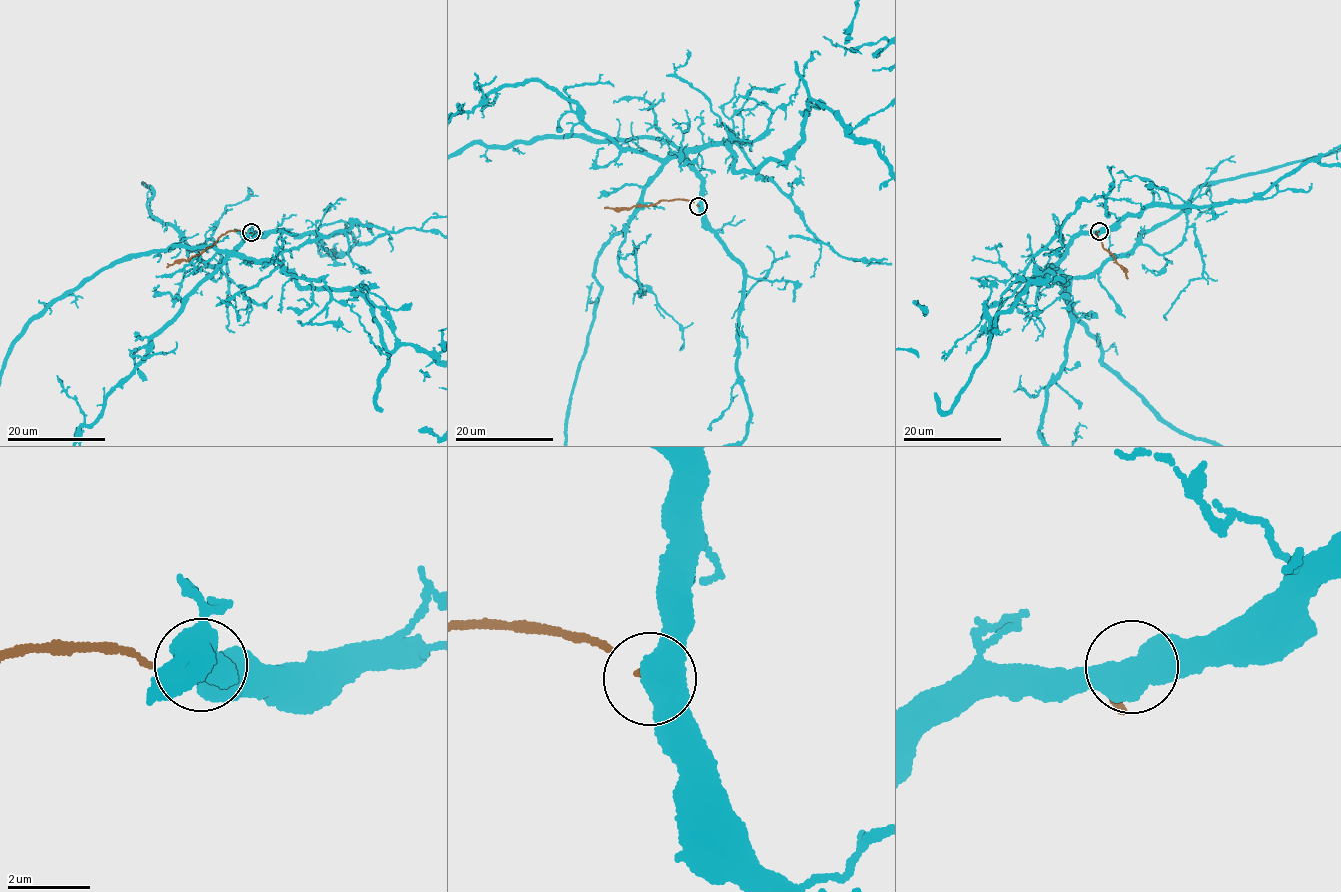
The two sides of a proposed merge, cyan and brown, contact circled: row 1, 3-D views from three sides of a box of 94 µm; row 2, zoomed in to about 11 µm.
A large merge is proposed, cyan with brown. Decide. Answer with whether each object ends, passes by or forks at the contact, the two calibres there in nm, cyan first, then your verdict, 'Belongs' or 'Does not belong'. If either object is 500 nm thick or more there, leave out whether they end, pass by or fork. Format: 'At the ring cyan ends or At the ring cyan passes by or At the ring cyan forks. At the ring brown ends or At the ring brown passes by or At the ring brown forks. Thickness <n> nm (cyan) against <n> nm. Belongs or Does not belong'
Thickness 500 nm (cyan) against 110 nm. Does not belong

